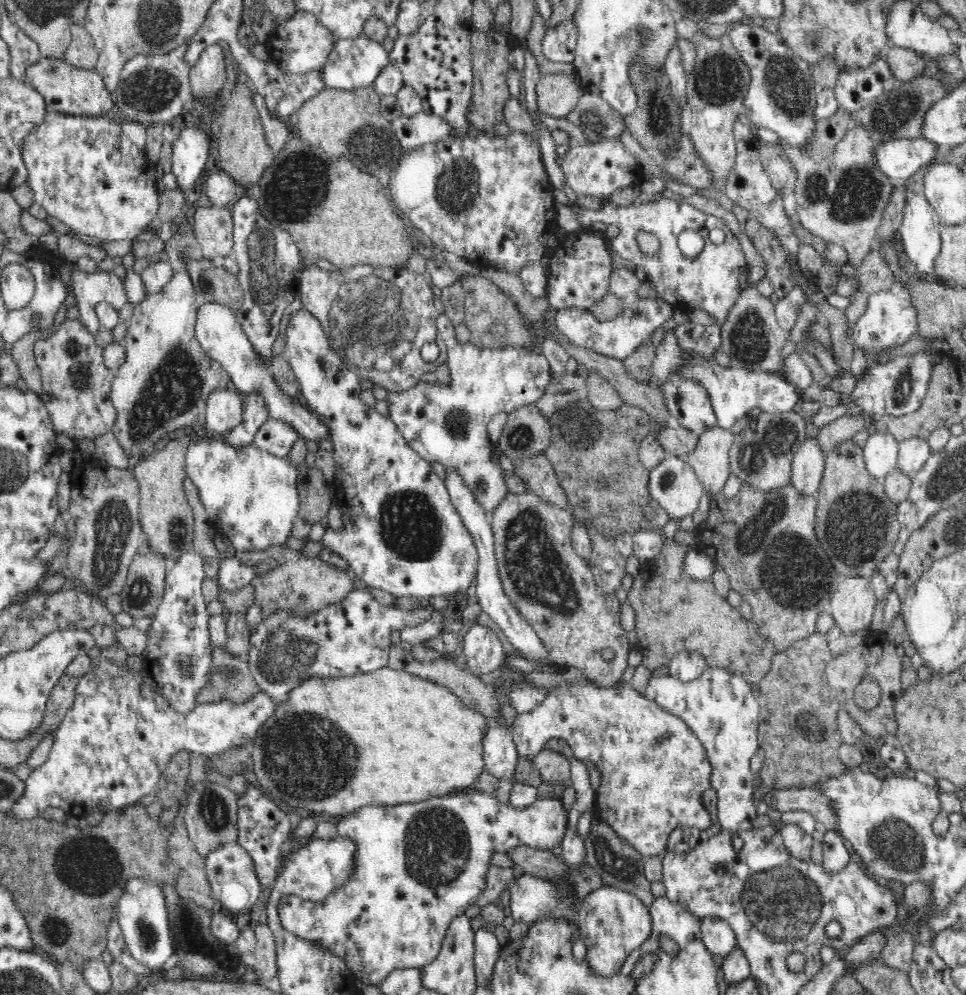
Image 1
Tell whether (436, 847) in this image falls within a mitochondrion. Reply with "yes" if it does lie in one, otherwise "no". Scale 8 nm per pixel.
yes

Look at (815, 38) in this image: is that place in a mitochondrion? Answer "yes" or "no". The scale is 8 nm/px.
yes

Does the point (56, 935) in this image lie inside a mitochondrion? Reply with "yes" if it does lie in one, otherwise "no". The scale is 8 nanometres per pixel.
yes

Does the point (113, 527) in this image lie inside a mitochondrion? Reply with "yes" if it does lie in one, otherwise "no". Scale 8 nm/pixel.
yes

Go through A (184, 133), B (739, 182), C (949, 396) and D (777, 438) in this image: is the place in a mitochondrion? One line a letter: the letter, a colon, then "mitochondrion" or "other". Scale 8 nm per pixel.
A: other
B: other
C: other
D: mitochondrion

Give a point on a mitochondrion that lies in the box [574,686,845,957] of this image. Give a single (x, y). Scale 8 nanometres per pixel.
(780, 903)

